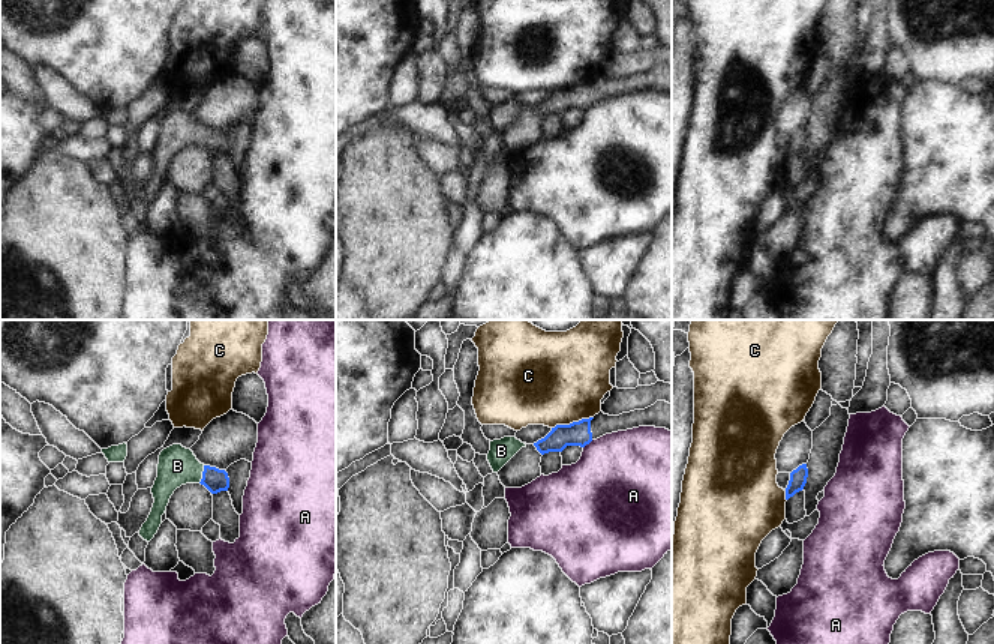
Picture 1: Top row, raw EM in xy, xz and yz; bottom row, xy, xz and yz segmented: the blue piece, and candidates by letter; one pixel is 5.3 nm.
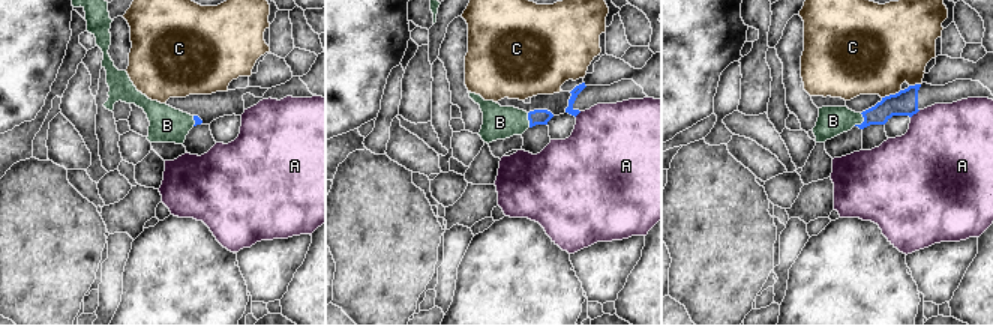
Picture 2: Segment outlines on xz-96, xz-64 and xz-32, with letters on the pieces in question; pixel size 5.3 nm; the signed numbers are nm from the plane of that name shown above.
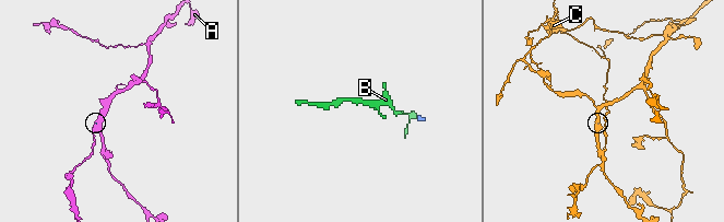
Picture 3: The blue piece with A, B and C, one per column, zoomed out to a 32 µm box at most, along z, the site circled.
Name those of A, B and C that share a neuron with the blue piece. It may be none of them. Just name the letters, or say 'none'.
B

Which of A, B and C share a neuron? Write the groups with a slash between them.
A / B / C

